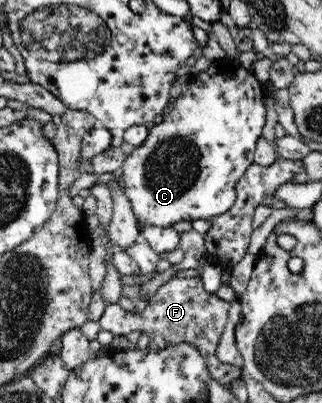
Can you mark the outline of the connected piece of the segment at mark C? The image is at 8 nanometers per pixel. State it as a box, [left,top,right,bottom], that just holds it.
[120,62,266,226]

